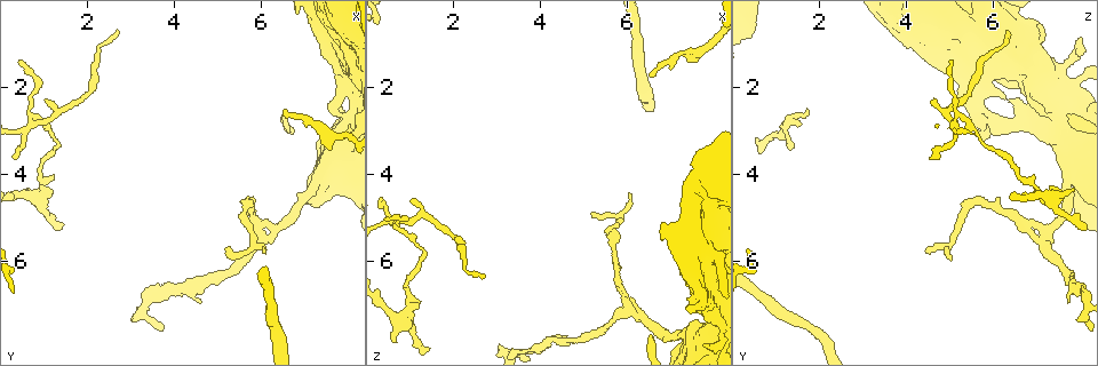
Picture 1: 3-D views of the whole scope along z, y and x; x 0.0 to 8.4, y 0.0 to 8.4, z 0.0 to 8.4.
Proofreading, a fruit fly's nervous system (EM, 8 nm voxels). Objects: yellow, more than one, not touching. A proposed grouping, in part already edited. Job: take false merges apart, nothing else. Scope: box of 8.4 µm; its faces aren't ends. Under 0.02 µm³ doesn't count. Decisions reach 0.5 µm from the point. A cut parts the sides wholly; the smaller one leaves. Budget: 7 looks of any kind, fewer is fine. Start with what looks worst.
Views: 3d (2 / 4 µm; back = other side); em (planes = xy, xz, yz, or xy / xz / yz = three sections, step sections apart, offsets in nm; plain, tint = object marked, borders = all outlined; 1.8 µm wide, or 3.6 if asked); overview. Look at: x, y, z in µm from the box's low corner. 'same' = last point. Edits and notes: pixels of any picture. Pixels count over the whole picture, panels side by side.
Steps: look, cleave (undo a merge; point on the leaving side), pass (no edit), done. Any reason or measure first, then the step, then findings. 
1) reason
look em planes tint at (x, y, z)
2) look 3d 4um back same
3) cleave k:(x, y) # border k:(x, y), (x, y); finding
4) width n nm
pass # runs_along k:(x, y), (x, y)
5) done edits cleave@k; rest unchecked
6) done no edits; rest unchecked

thick turns thin
look em 3.6um xy step 8 tint at (7.55, 0.80, 6.15)

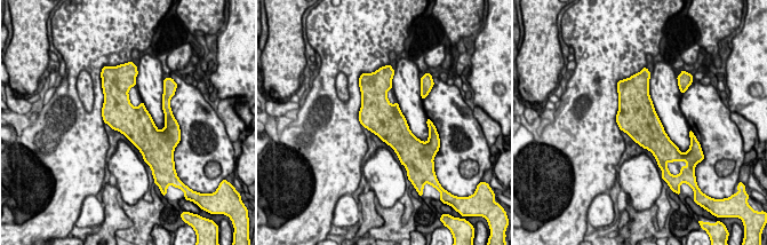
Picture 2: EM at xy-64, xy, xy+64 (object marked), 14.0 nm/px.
cut it another way
look em 3.6um planes borders same

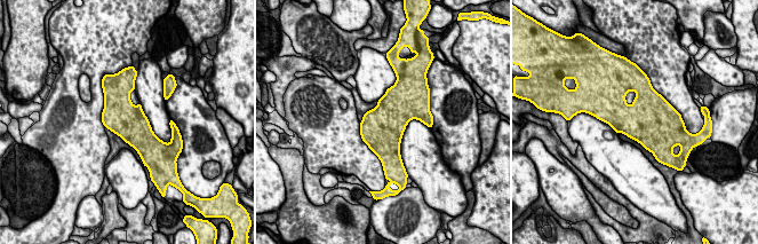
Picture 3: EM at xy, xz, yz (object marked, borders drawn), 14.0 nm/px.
pass # one cell here

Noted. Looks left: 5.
thick turns thin
look 3d 4um at (7.95, 0.55, 4.30)

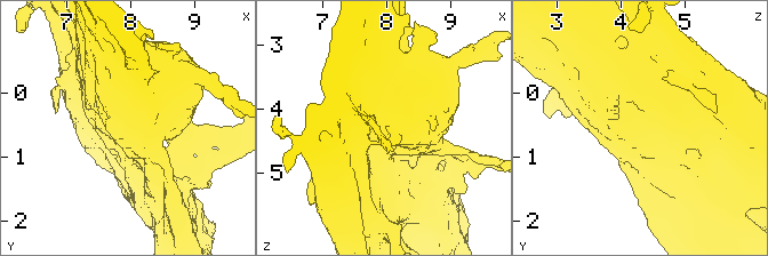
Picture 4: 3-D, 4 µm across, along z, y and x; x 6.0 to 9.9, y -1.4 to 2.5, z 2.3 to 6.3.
now the EM
look em 3.6um planes plain same

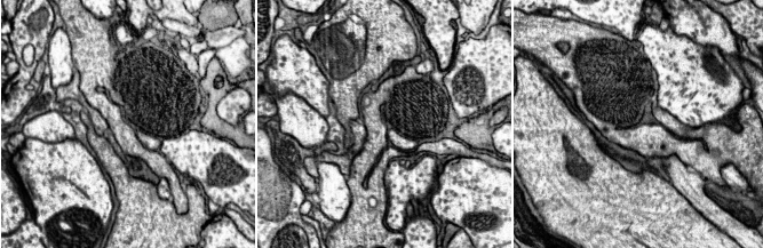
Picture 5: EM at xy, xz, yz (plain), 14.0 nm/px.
look em 3.6um planes tint same

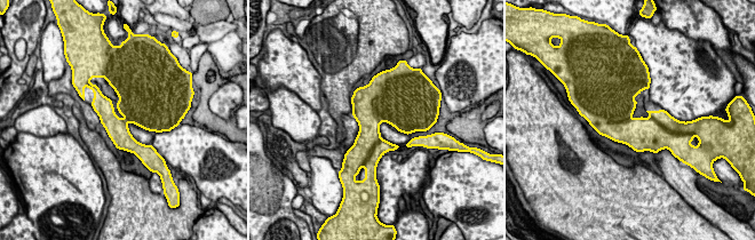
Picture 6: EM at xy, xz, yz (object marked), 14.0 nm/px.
pass # all the same cell

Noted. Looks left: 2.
sudden change in width
look 3d 2um at (7.15, 4.30, 7.70)

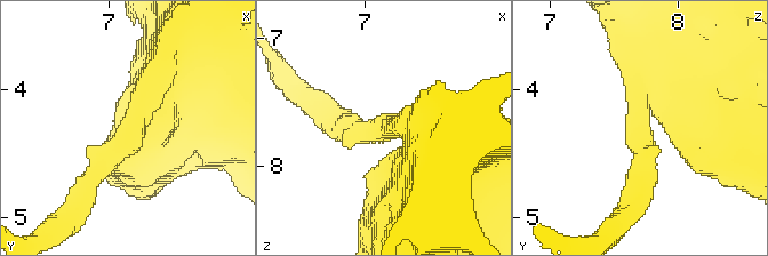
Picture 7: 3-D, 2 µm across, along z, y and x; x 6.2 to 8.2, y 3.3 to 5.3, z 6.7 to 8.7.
arm_widths 180, 500 nm
look em planes tint at (7.16, 4.28, 7.72)

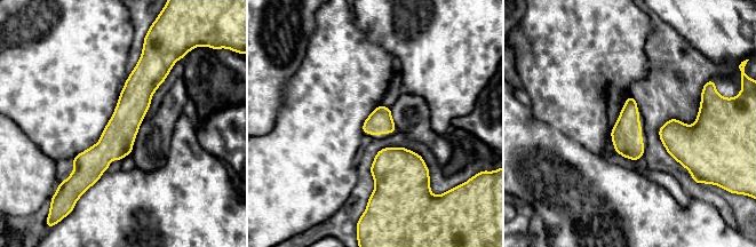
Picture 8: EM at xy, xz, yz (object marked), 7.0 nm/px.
pass # all the same cell

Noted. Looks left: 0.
done no edits; rest unchecked

